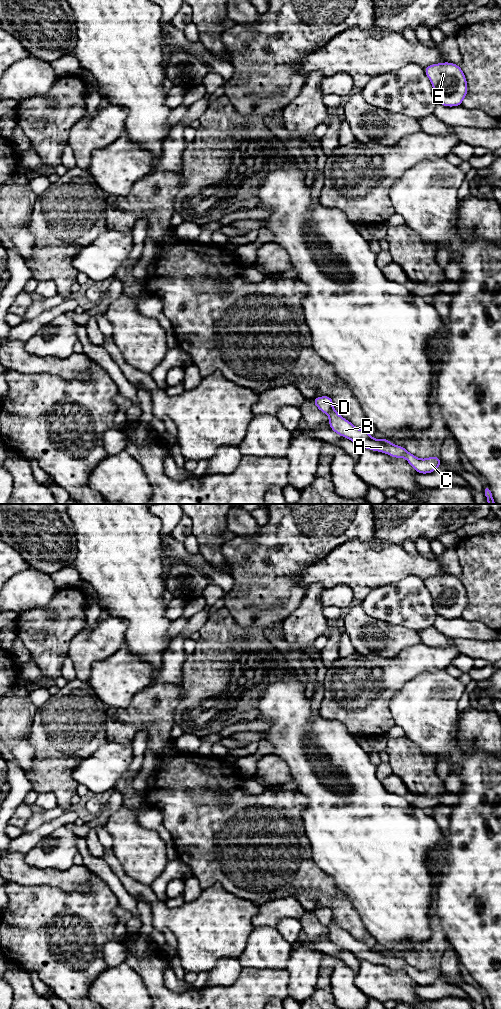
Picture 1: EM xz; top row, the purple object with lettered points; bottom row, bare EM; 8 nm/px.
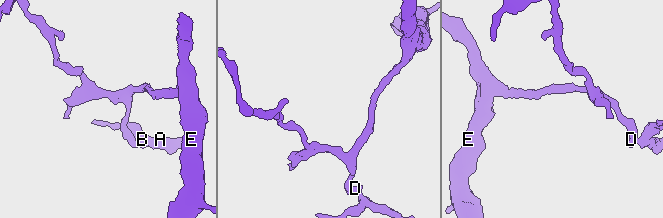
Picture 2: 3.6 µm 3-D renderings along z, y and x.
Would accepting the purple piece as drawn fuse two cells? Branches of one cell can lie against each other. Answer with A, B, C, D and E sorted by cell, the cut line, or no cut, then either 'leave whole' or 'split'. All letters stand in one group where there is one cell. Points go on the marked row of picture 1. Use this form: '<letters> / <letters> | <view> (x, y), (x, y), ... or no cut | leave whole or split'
A B C / D E | xz (332, 408), (328, 414) | split

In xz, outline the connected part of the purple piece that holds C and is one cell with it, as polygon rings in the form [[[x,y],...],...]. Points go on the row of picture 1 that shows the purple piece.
[[[332,409],[329,414],[329,427],[338,435],[354,442],[360,449],[367,448],[372,451],[383,452],[393,458],[405,458],[417,473],[429,474],[437,467],[443,467],[438,455],[426,459],[420,459],[409,453],[403,446],[392,444],[386,438],[373,439],[371,434],[355,427],[350,421]]]

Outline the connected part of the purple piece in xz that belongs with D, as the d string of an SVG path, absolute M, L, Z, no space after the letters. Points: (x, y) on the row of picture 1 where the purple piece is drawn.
M319 396L312 399L312 402L325 414L329 414L329 412L333 409L333 398L330 396Z

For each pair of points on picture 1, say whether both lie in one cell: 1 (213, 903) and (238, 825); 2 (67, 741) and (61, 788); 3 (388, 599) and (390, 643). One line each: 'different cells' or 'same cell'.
1: different cells
2: same cell
3: different cells

